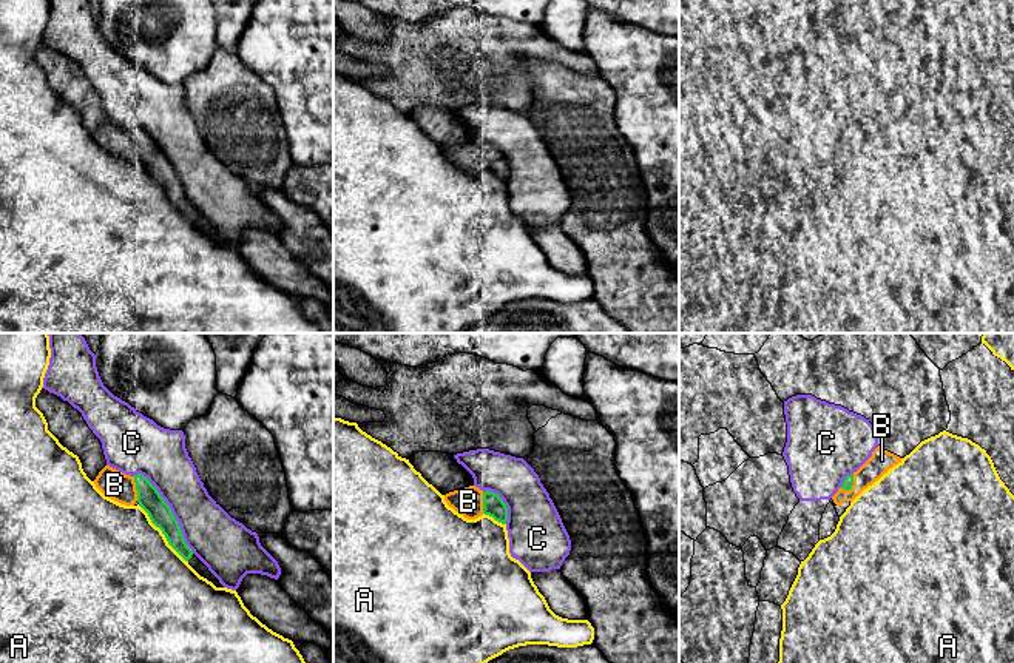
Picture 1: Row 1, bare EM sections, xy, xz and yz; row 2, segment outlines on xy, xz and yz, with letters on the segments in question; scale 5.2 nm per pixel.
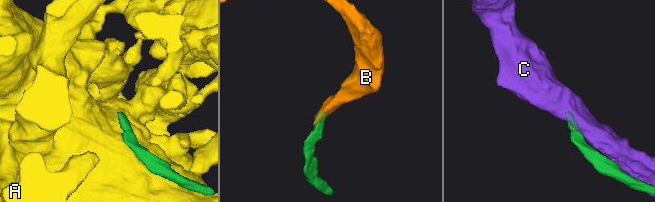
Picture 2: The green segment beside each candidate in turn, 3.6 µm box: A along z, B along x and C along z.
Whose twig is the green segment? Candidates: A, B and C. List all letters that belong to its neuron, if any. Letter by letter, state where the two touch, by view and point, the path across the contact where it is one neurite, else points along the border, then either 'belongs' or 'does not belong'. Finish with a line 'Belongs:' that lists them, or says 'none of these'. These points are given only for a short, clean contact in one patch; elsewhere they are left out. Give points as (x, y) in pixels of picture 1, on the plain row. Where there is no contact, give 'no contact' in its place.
A: meets green in xy at (162, 187); does not belong
B: meets green in yz at (851, 141); belongs
C: meets green in xy at (170, 165); does not belong
Belongs: B

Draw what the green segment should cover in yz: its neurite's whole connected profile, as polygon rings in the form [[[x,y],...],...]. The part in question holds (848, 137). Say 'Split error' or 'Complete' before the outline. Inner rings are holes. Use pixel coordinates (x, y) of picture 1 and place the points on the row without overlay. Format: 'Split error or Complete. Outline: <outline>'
Split error. Outline: [[[880,100],[872,106],[872,111],[853,128],[847,130],[832,151],[837,160],[844,156],[853,156],[864,143],[878,136],[889,123],[901,117],[903,113],[881,103]]]

